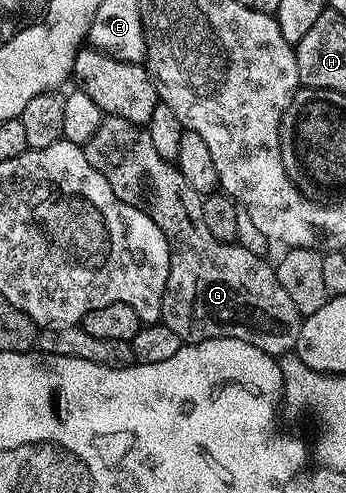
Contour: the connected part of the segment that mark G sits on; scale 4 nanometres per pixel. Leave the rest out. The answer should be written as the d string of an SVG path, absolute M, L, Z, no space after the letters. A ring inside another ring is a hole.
M105 115L100 121L98 130L94 130L94 134L89 138L87 144L83 145L83 150L90 166L94 166L94 170L98 170L98 174L102 174L102 178L106 178L106 182L110 182L110 190L114 190L117 198L138 210L142 210L152 219L154 226L158 226L158 230L162 230L162 234L166 234L166 242L170 250L170 274L166 278L166 290L162 294L160 318L163 324L170 326L170 330L174 330L174 334L180 336L181 341L195 342L198 340L213 340L214 338L238 338L242 342L250 342L250 346L258 346L258 350L266 350L266 354L277 358L291 353L295 349L292 347L300 340L302 317L298 306L294 306L294 302L290 302L286 290L282 290L282 282L278 282L275 267L271 263L267 264L267 259L264 256L246 250L239 242L223 244L218 238L214 238L214 234L210 234L210 229L206 226L206 218L202 218L204 202L201 193L196 192L194 186L190 186L190 182L186 182L186 178L182 178L179 168L173 161L162 158L162 154L158 154L154 142L150 142L147 127L130 122L121 116Z

